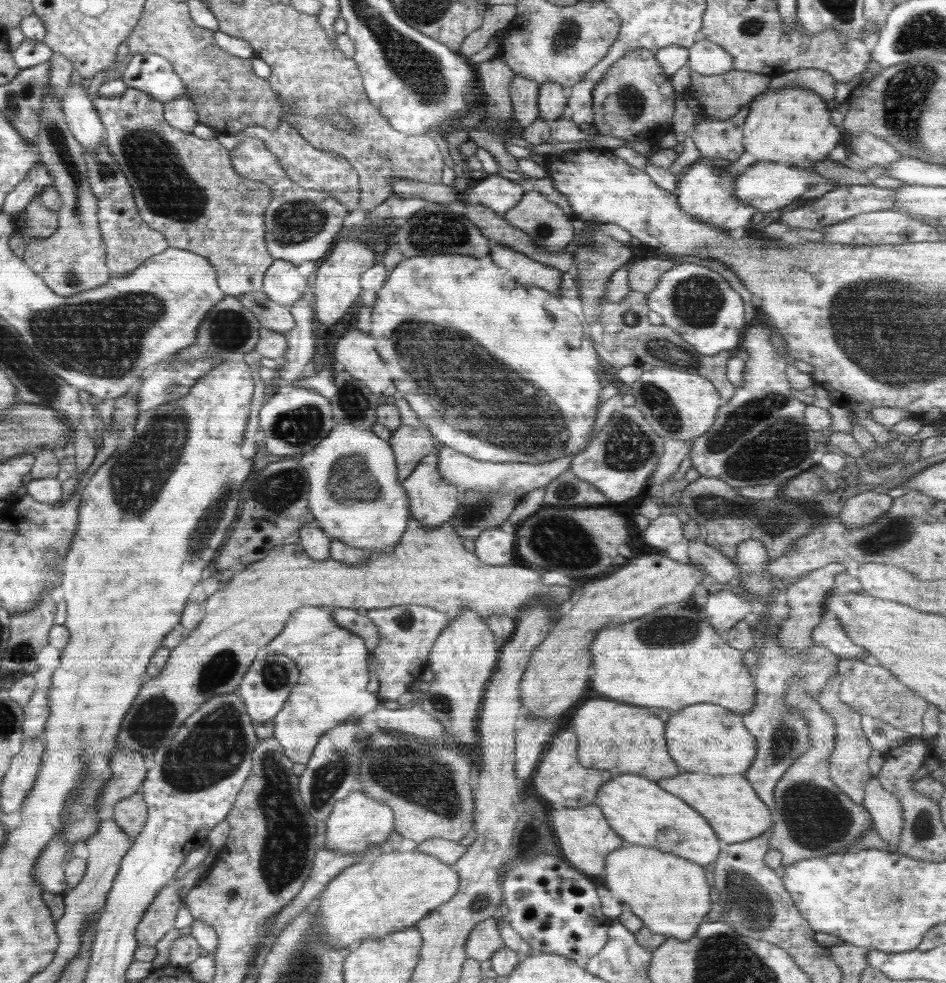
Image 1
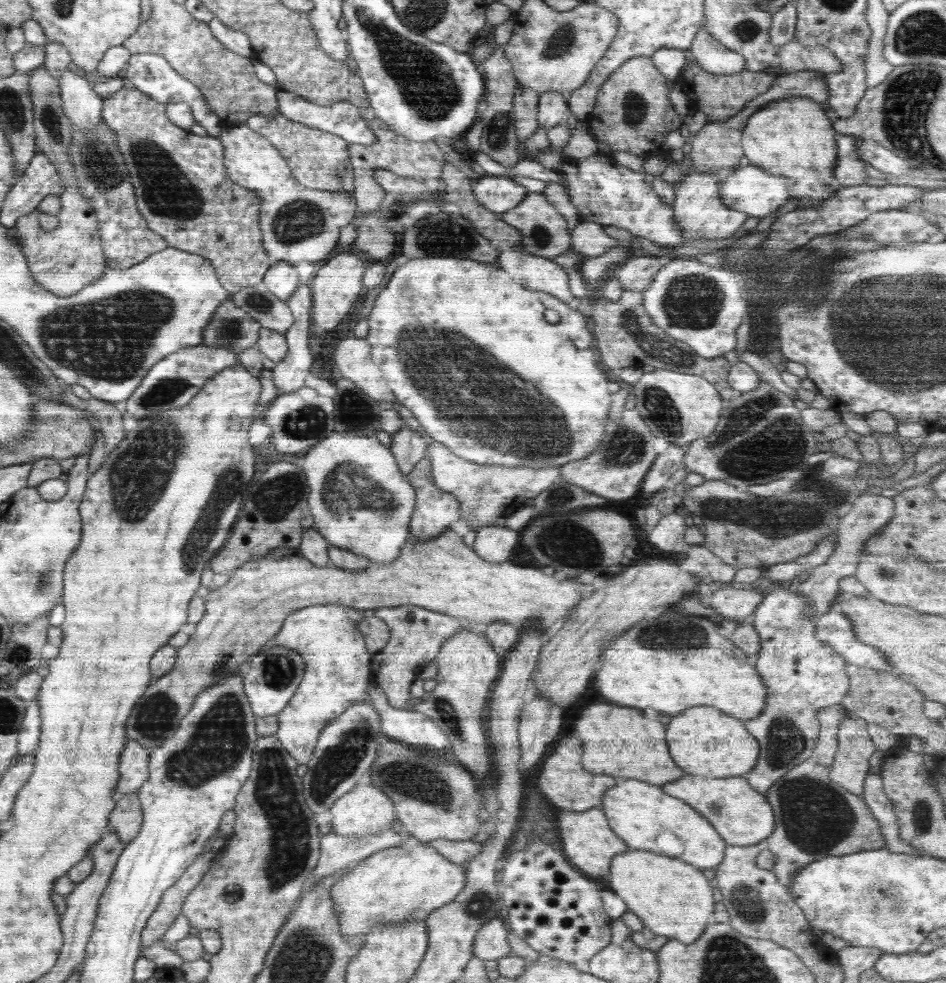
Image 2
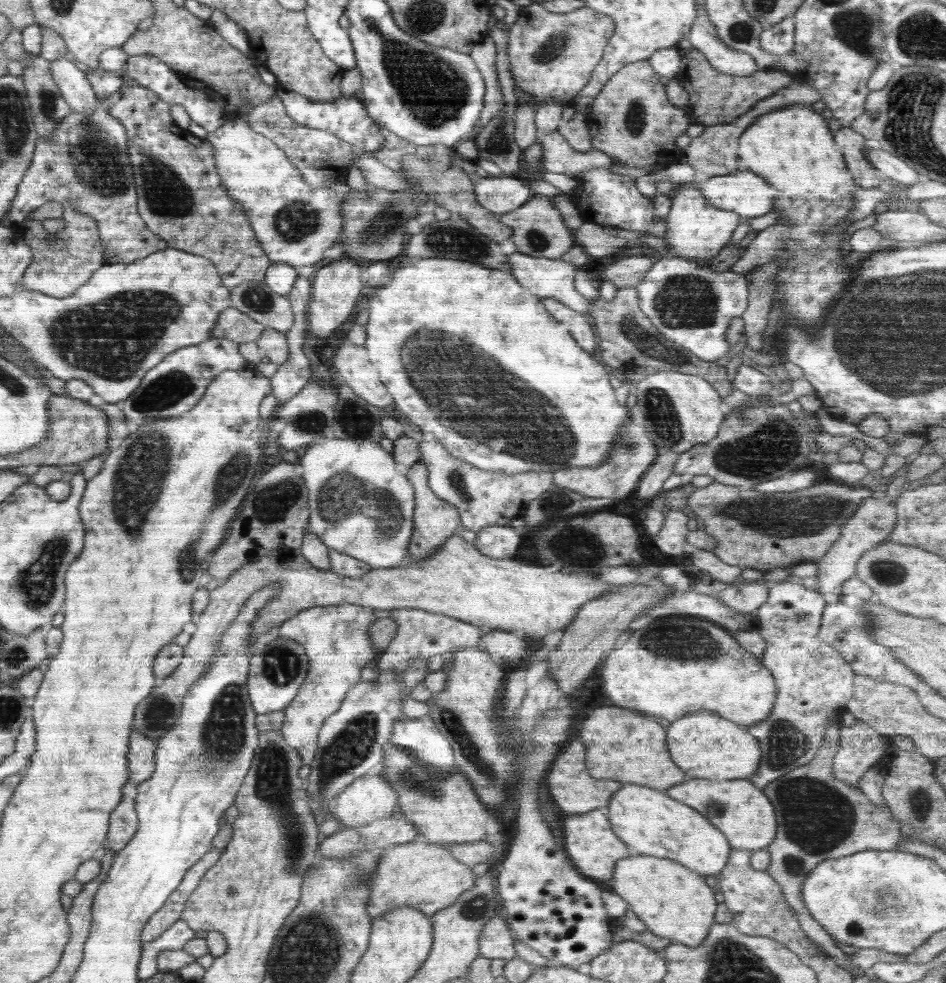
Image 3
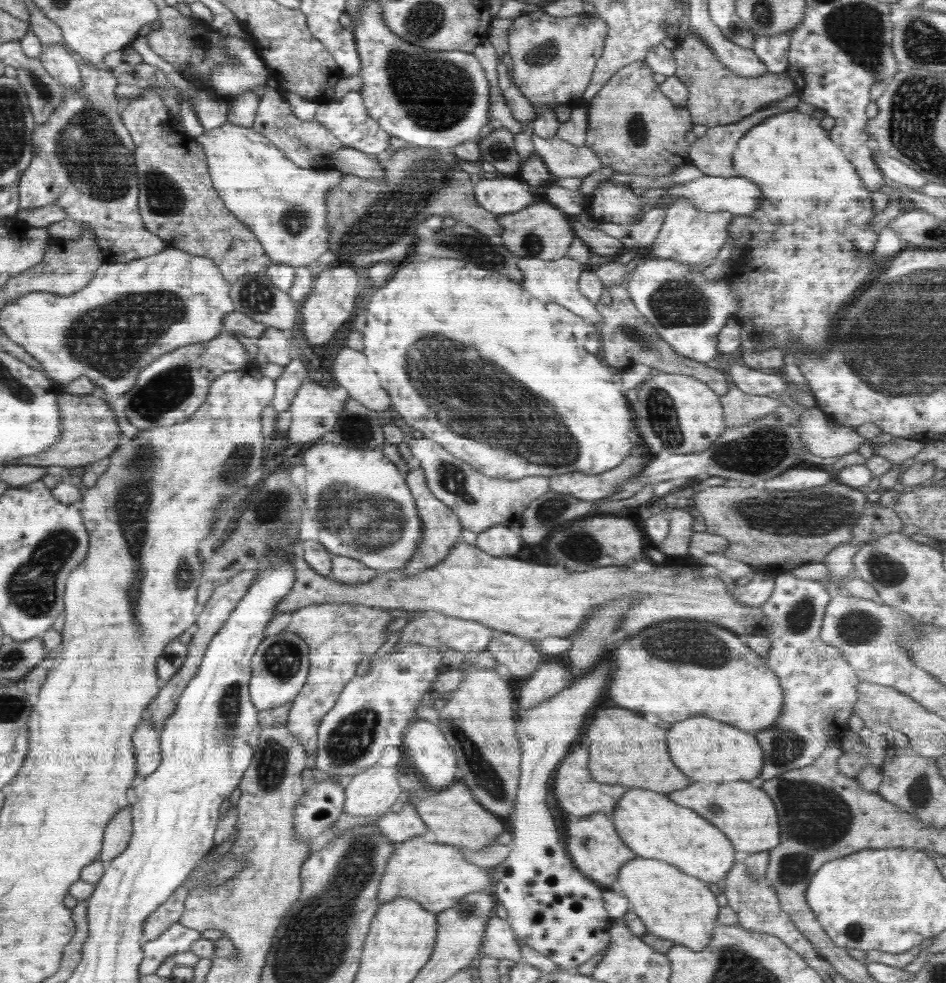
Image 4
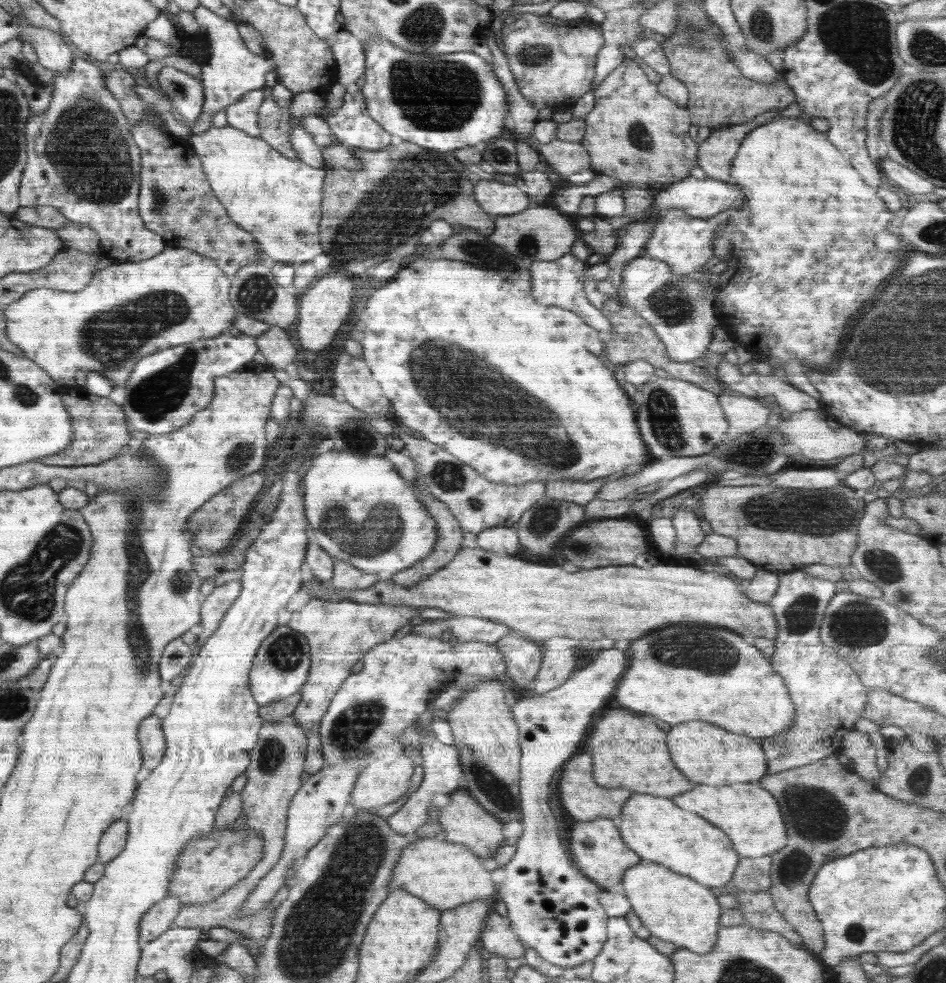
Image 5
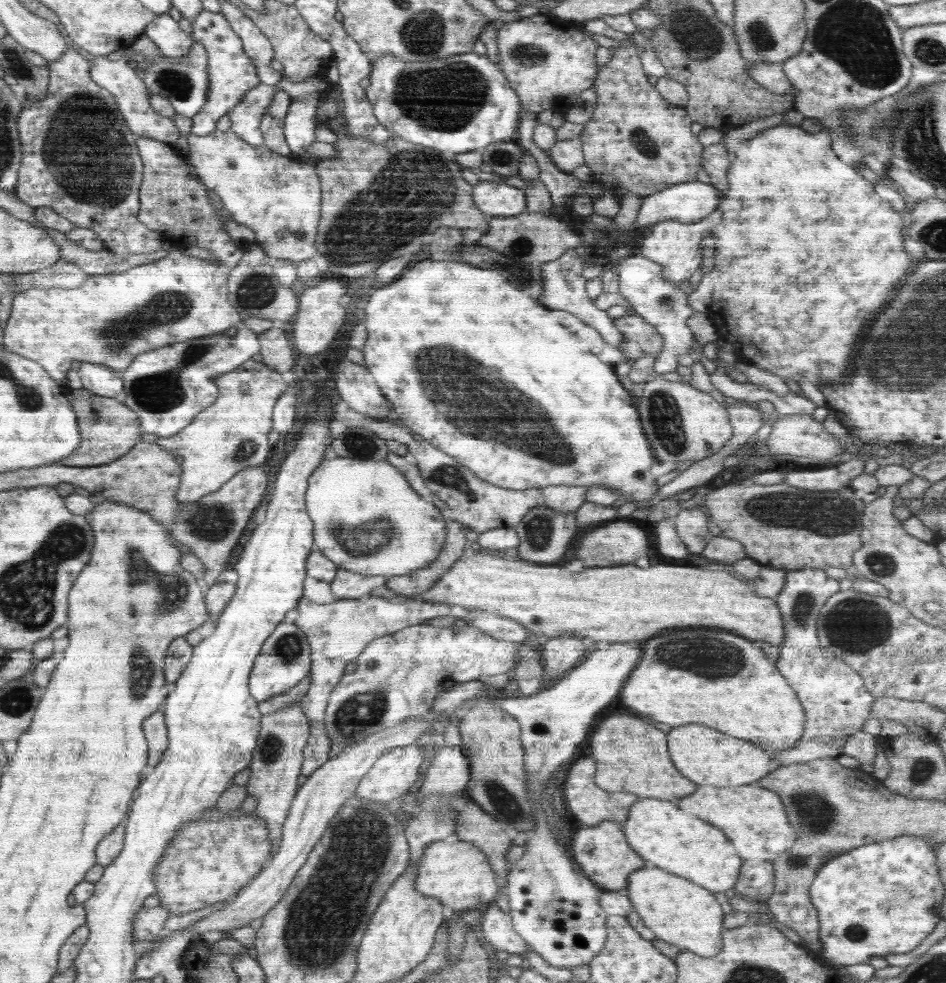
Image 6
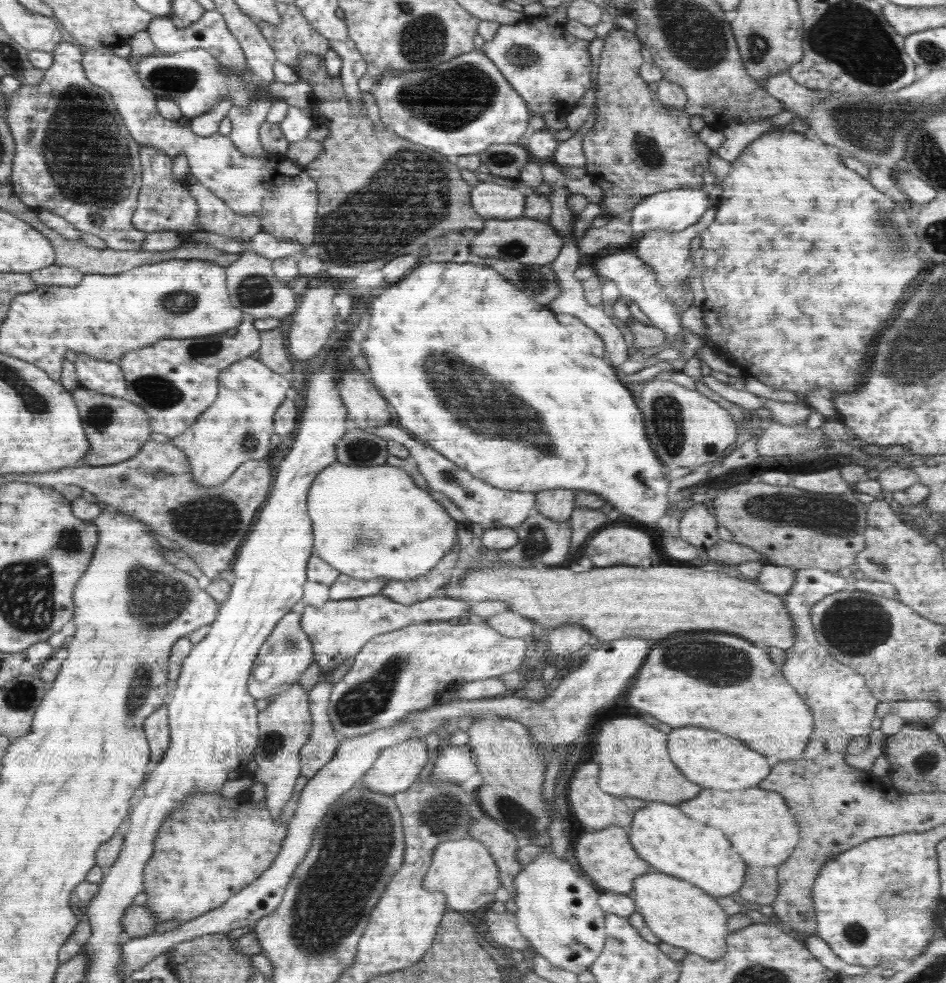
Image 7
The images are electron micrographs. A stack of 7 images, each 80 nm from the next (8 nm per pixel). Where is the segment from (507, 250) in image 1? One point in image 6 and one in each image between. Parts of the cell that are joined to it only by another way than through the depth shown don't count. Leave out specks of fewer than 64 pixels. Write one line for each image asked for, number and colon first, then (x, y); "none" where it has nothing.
2: (540, 274)
3: (545, 278)
4: (557, 280)
5: (558, 284)
6: (564, 288)

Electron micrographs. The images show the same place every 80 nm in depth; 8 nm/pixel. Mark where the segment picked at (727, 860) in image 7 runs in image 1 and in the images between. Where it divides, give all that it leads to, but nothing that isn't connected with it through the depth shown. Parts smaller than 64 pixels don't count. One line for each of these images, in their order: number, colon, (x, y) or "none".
1: (637, 809)
2: (643, 816)
3: (651, 823)
4: (650, 824)
5: (653, 827)
6: (665, 837)

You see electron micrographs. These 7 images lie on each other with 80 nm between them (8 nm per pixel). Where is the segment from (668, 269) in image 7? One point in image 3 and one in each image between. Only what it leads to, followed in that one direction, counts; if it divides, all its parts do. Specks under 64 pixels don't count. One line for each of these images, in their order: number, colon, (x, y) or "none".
3: (696, 230)
4: (690, 236)
5: (684, 242)
6: (675, 245)

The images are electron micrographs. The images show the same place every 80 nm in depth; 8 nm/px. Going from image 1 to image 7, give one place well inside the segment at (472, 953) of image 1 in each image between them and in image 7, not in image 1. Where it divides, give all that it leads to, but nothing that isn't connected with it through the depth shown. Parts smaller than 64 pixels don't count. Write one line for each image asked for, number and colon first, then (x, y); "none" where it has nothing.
2: (490, 943)
3: (496, 940)
4: (499, 941)
5: (497, 937)
6: (497, 932)
7: (502, 924)

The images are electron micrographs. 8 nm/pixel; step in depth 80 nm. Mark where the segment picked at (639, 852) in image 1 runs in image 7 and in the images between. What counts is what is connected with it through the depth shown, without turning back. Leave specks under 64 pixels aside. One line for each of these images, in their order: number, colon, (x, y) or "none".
2: (673, 899)
3: (673, 902)
4: (674, 906)
5: (677, 909)
6: (678, 911)
7: (679, 913)

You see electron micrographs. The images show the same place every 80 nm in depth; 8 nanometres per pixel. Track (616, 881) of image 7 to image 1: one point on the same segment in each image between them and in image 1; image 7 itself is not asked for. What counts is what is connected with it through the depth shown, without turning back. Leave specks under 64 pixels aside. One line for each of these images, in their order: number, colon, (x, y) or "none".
1: (585, 837)
2: (590, 845)
3: (588, 839)
4: (593, 844)
5: (596, 846)
6: (601, 852)

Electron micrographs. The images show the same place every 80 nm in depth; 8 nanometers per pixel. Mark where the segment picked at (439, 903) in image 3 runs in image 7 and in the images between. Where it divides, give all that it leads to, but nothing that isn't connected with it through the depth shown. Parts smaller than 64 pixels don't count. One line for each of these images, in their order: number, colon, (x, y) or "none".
4: (436, 875)
5: (446, 875)
6: (457, 872)
7: (463, 870)

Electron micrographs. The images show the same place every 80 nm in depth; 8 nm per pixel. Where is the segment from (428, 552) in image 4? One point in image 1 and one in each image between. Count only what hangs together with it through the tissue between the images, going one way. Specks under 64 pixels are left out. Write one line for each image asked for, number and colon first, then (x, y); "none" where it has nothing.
1: (432, 501)
2: (435, 511)
3: (436, 519)

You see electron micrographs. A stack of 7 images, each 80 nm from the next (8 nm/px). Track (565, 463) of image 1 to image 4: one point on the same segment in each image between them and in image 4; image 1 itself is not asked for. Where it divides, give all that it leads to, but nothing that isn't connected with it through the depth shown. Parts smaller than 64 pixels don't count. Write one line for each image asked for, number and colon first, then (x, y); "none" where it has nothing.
2: (487, 493)
3: (483, 498)
4: (480, 502)

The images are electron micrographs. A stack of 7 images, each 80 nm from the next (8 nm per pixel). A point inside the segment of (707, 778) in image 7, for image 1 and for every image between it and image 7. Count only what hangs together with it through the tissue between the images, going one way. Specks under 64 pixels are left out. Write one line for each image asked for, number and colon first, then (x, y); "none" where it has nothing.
1: (706, 738)
2: (704, 741)
3: (724, 750)
4: (725, 754)
5: (707, 754)
6: (710, 758)

